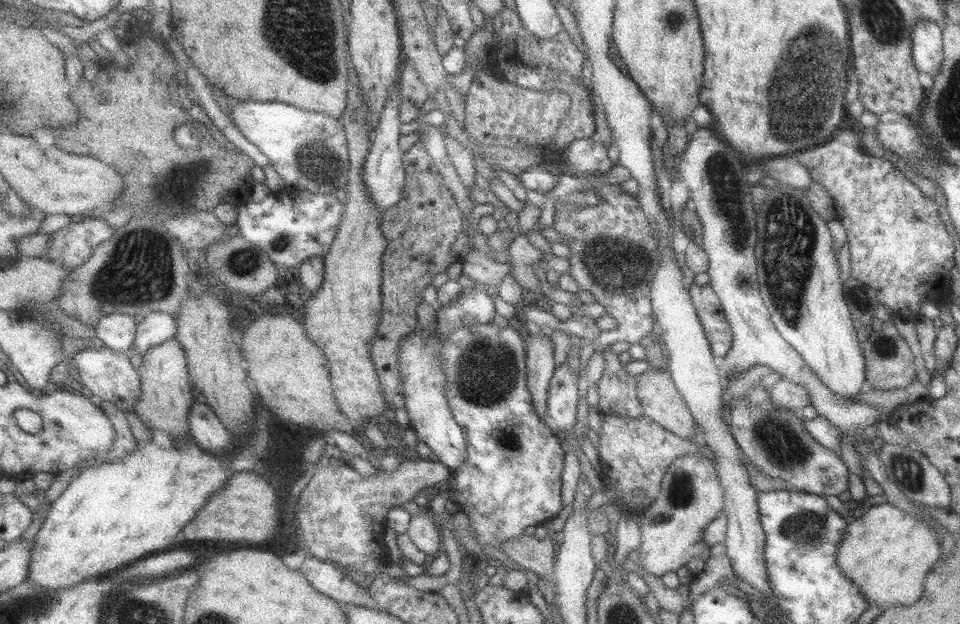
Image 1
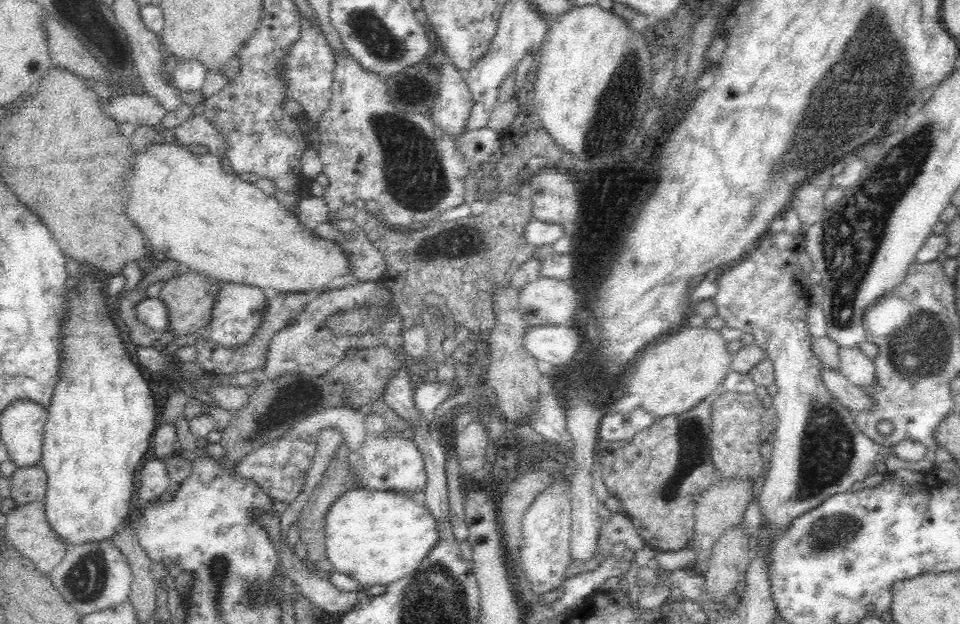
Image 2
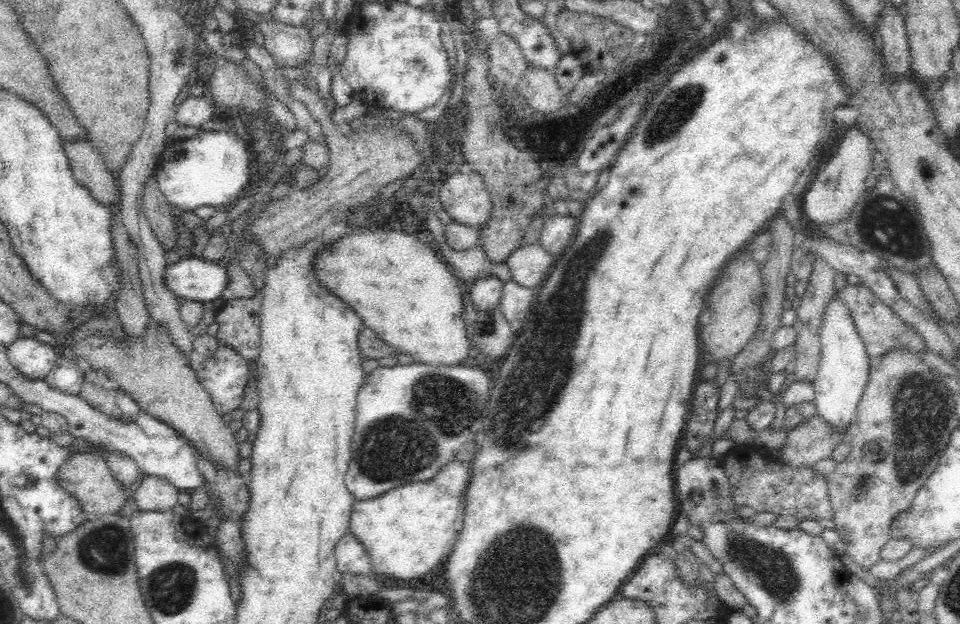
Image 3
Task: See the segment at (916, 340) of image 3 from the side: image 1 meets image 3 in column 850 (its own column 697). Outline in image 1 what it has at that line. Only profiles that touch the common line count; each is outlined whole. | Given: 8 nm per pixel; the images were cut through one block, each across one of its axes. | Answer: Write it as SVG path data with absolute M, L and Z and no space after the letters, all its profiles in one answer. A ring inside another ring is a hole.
M691 283L688 288L691 305L703 327L712 355L723 356L731 348L732 333L719 298L708 285L696 286Z

